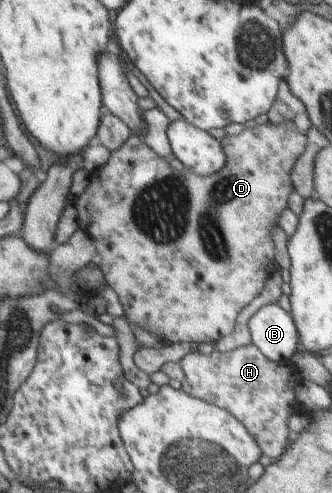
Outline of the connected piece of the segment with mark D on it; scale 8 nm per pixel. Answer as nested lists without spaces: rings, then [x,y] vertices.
[[[292,121],[285,124],[273,125],[264,123],[246,128],[236,135],[224,135],[221,138],[222,150],[226,154],[225,166],[212,175],[198,176],[192,171],[183,168],[175,170],[168,164],[165,158],[161,158],[145,143],[142,138],[130,133],[129,137],[116,149],[110,152],[106,164],[98,171],[88,175],[89,181],[79,195],[69,197],[69,202],[77,210],[76,224],[90,237],[97,250],[97,263],[102,271],[103,281],[116,294],[116,298],[122,306],[123,315],[128,322],[140,325],[142,328],[154,334],[164,336],[168,344],[212,344],[221,336],[226,336],[234,328],[238,312],[252,302],[252,298],[262,290],[266,276],[274,270],[272,264],[272,238],[270,230],[277,226],[277,220],[282,211],[288,207],[288,196],[292,194],[293,186],[290,180],[290,171],[294,161],[305,147],[306,137],[296,131]]]

